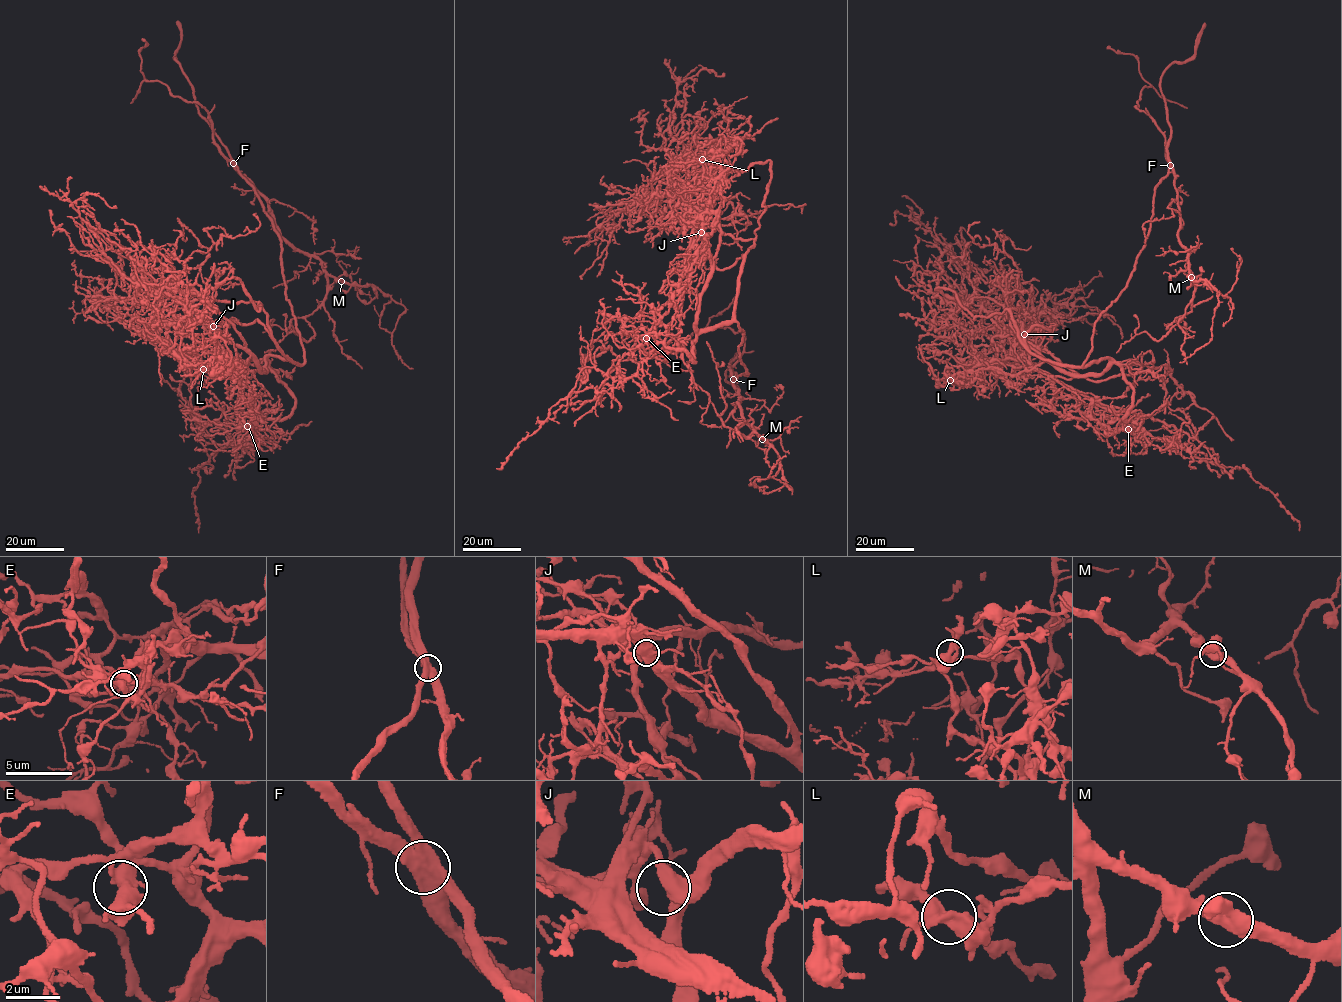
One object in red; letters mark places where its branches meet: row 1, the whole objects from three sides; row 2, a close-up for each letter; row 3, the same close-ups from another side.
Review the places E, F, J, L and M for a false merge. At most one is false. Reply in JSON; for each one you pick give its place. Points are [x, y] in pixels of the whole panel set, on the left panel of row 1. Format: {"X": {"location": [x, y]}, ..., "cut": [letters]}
{"F": {"location": [233, 163]}, "cut": ["F"]}

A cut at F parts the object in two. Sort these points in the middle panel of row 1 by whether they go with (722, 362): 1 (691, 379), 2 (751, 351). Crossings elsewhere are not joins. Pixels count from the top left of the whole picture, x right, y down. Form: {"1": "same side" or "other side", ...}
{"1": "other side", "2": "same side"}

